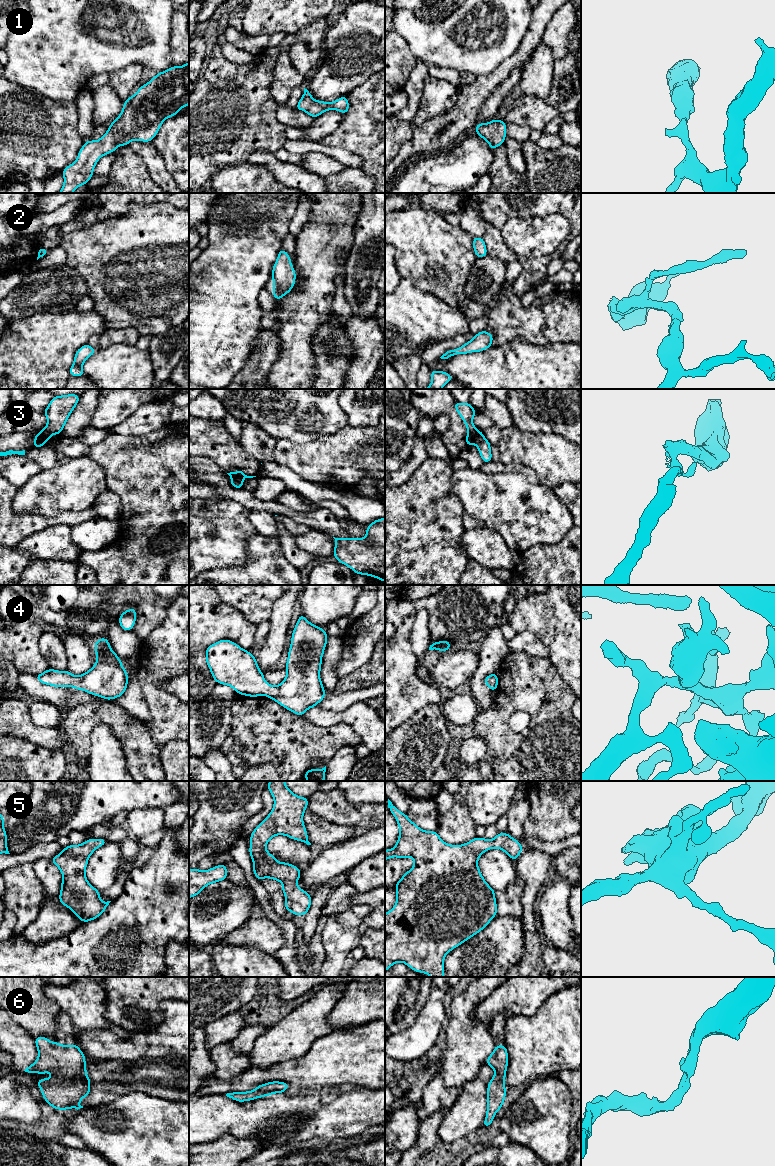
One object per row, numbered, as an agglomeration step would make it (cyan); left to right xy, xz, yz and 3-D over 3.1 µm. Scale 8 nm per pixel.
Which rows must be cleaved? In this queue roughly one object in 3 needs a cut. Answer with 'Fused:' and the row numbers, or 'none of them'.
Fused: 3

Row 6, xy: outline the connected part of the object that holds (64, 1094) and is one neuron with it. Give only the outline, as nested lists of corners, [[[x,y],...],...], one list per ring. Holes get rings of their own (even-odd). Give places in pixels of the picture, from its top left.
[[[44,1036],[34,1038],[38,1050],[37,1060],[24,1071],[28,1073],[51,1072],[49,1079],[37,1080],[44,1100],[57,1110],[83,1108],[79,1102],[90,1094],[86,1073],[86,1057],[78,1045],[62,1045]]]

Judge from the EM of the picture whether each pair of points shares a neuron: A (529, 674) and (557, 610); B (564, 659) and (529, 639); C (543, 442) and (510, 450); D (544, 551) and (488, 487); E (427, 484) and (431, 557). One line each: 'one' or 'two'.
A: two
B: two
C: one
D: two
E: one

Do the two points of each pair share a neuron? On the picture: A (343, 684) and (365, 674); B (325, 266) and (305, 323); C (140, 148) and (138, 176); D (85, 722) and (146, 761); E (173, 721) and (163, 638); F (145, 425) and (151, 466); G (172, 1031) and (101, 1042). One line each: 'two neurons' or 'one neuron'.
A: one neuron
B: one neuron
C: two neurons
D: one neuron
E: one neuron
F: two neurons
G: one neuron

